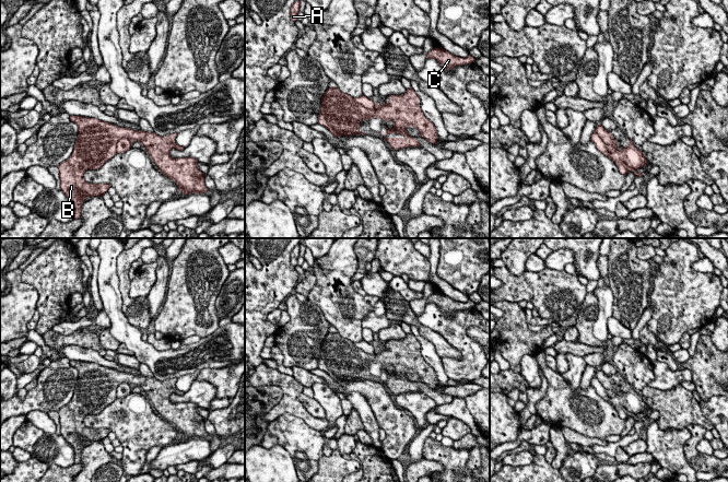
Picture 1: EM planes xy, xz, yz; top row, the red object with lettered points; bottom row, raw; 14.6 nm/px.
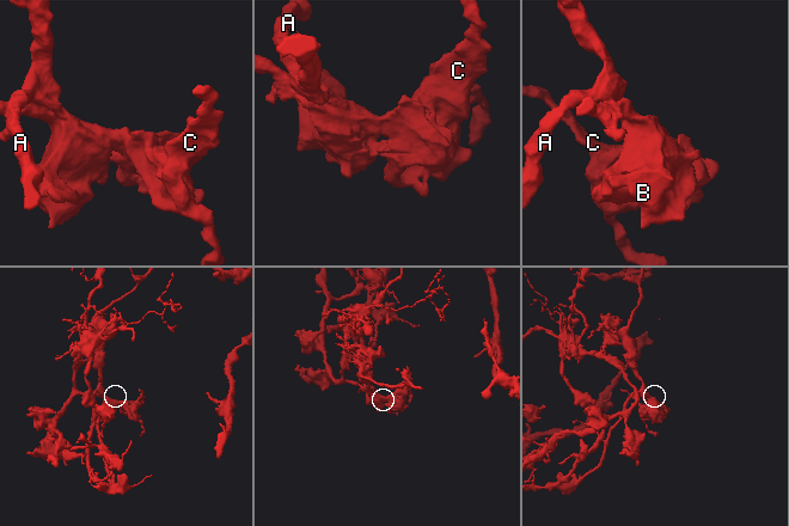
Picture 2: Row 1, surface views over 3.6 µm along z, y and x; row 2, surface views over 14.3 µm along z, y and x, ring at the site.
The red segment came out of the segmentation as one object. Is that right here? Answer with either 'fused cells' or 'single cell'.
fused cells

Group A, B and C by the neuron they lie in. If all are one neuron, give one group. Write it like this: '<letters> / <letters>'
A / B C

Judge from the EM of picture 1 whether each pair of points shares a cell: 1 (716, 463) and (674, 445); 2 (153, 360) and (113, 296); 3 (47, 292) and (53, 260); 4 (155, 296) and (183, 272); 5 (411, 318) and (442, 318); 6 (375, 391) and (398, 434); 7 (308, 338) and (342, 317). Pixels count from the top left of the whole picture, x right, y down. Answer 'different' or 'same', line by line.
1: different
2: same
3: same
4: different
5: different
6: same
7: different

